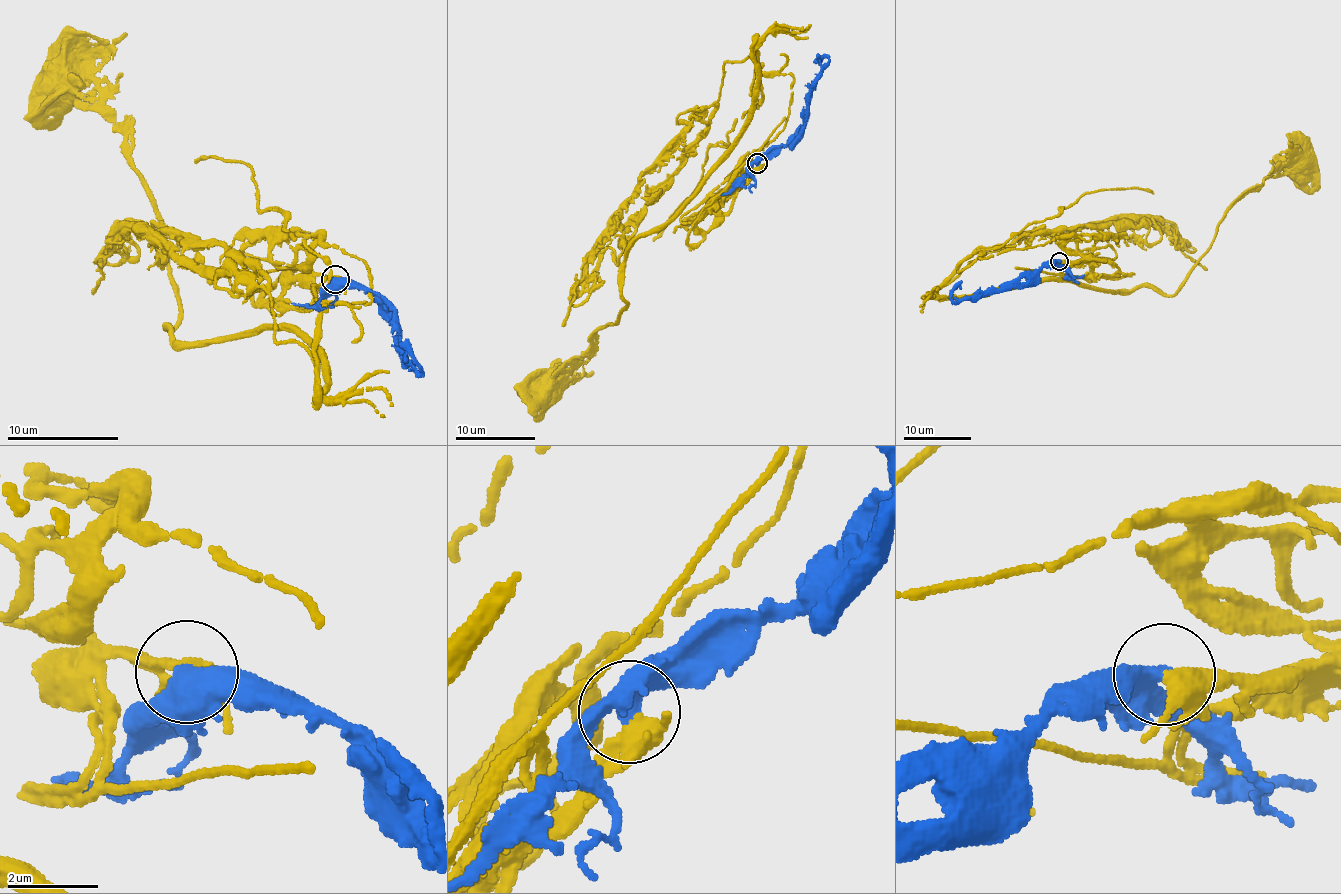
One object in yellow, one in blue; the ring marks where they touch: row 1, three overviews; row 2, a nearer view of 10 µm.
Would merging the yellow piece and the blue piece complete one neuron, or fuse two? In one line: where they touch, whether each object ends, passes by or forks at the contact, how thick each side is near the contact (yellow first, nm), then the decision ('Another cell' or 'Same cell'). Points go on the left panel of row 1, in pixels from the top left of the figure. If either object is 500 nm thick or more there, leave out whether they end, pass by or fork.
Place: (335, 279). At the ring yellow forks. At the ring blue passes by. Thickness 320 nm (yellow) against 440 nm. Same cell

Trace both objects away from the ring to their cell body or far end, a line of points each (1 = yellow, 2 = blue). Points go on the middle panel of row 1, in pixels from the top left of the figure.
1: (758, 163), (730, 183), (793, 77), (754, 38), (748, 126), (632, 245), (627, 304), (546, 393)
2: (758, 163), (800, 133), (807, 120), (807, 93), (826, 64), (827, 55), (818, 62)

